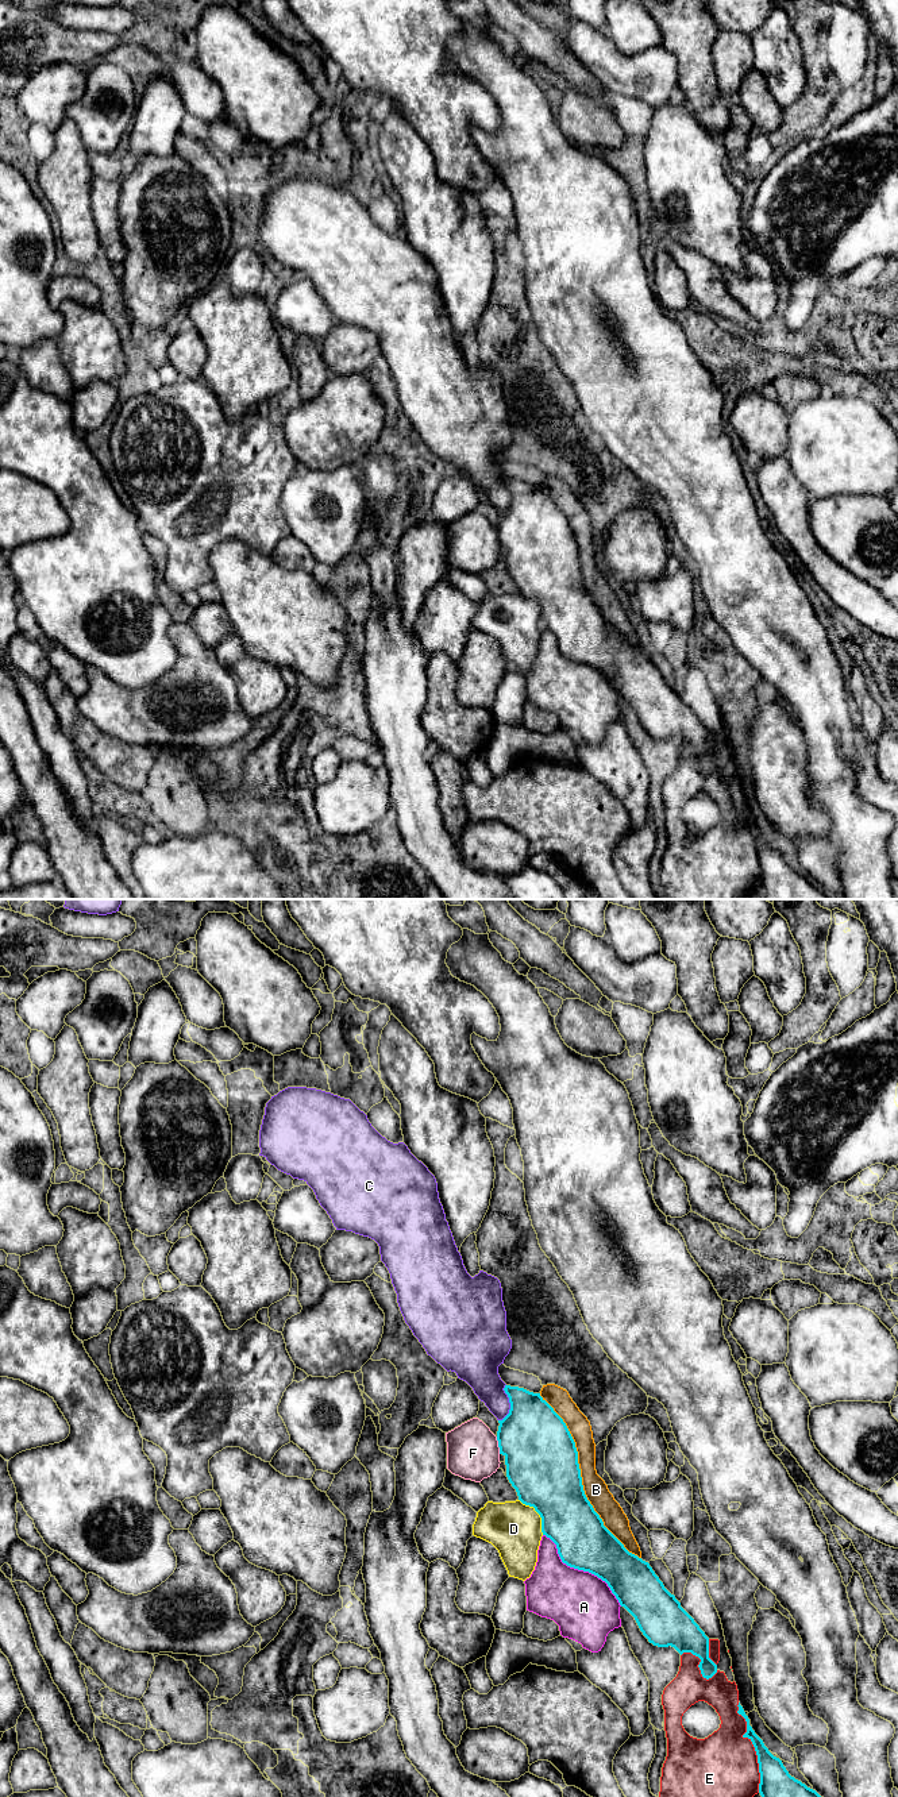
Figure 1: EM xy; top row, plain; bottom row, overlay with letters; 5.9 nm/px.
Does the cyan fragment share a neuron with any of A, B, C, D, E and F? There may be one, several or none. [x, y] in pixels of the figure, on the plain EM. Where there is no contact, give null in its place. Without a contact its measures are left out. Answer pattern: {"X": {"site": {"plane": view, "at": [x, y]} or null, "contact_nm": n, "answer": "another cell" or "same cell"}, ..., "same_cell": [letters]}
{"A": {"site": {"plane": "xy", "at": [581, 662]}, "contact_nm": 650, "answer": "another cell"}, "B": {"site": {"plane": "xy", "at": [581, 571]}, "contact_nm": 1150, "answer": "another cell"}, "C": {"site": {"plane": "xy", "at": [509, 494]}, "contact_nm": 220, "answer": "another cell"}, "D": {"site": {"plane": "xy", "at": [538, 605]}, "contact_nm": 260, "answer": "another cell"}, "E": {"site": {"plane": "xy", "at": [754, 839]}, "contact_nm": 550, "answer": "another cell"}, "F": {"site": {"plane": "xy", "at": [498, 538]}, "contact_nm": 110, "answer": "another cell"}, "same_cell": []}

